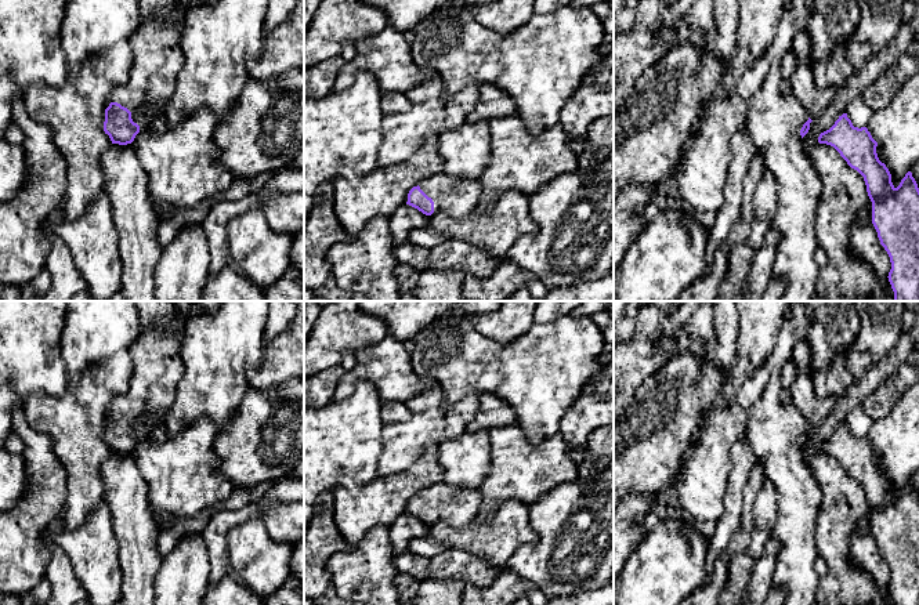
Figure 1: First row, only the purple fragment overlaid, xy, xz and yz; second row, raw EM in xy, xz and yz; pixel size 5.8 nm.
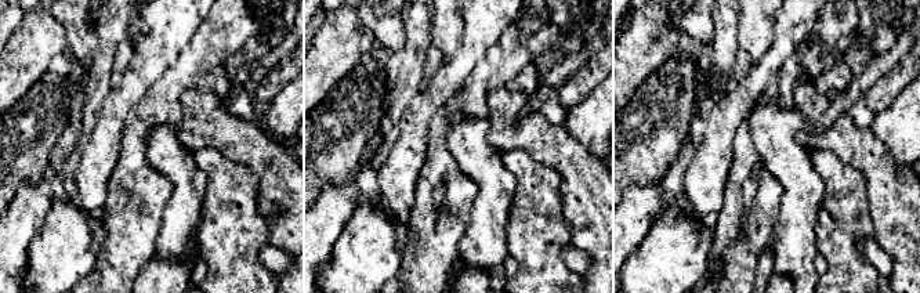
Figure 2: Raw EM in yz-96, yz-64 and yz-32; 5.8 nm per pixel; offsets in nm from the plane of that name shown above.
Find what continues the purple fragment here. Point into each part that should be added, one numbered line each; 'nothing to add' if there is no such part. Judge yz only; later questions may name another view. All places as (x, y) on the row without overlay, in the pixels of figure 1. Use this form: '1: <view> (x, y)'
1: yz (814, 409)

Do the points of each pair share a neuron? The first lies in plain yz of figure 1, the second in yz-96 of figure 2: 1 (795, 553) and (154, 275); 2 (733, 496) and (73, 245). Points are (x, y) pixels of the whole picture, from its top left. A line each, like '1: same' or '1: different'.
1: different
2: different

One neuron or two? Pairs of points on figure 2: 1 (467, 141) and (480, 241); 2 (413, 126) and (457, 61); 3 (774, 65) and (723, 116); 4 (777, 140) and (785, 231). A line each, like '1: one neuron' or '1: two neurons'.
1: one neuron
2: one neuron
3: one neuron
4: one neuron

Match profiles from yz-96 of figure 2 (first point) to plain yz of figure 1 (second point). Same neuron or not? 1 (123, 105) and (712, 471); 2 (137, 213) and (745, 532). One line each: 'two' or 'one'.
1: one
2: two

